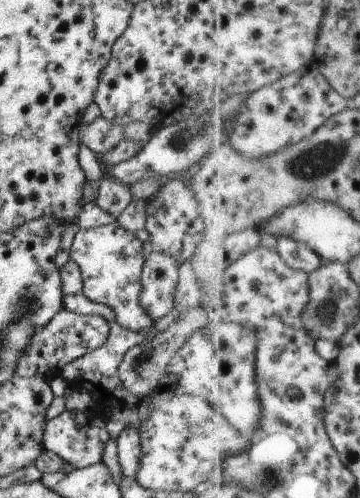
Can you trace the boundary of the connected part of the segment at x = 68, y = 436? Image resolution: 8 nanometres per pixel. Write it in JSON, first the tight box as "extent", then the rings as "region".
{"extent":[43,411,111,470],"region":[[[64,411],[45,424],[43,445],[60,456],[62,460],[71,465],[74,470],[83,469],[102,461],[102,453],[106,442],[111,438],[105,427],[102,416],[90,411]]]}

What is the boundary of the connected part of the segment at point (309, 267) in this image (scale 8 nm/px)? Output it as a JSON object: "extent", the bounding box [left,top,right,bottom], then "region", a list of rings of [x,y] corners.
{"extent":[277,237,323,275],"region":[[[280,237],[277,240],[277,250],[294,270],[306,271],[311,275],[323,267],[323,258],[307,244],[292,237]]]}

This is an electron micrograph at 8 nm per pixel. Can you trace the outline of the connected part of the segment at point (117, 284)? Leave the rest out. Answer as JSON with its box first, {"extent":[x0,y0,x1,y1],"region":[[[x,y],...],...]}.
{"extent":[69,222,154,330],"region":[[[117,222],[96,228],[80,229],[74,236],[69,252],[71,259],[81,268],[83,276],[83,293],[87,299],[95,303],[102,303],[109,306],[114,312],[116,320],[128,330],[144,330],[154,321],[146,314],[140,306],[140,279],[142,278],[143,264],[145,259],[142,256],[142,234],[135,234],[122,228]]]}

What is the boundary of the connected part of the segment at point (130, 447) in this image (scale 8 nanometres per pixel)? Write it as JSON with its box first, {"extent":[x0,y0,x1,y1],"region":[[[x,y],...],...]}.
{"extent":[117,429,141,482],"region":[[[125,429],[119,434],[117,455],[123,476],[137,482],[141,461],[141,438],[136,429]]]}

